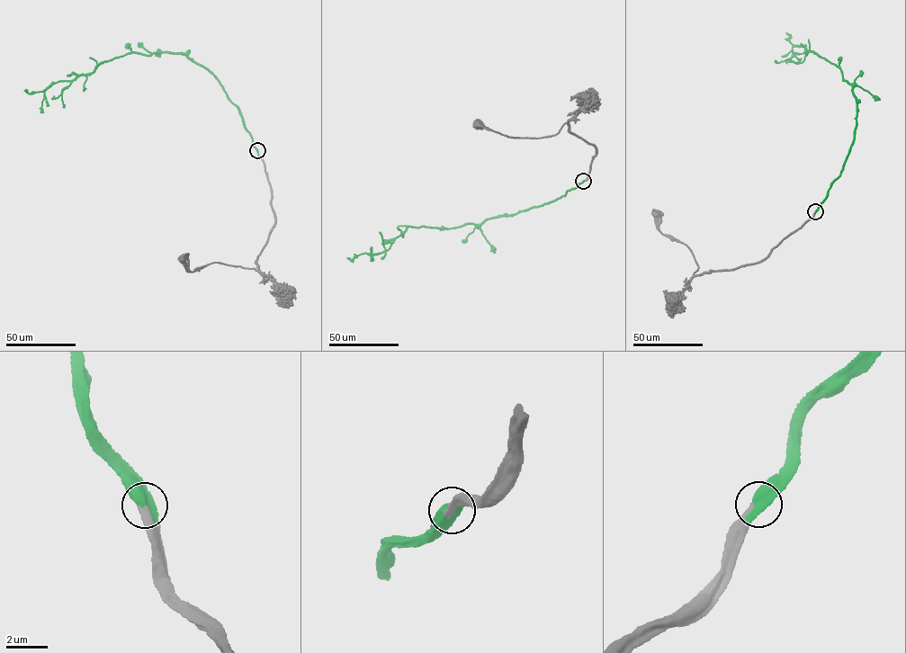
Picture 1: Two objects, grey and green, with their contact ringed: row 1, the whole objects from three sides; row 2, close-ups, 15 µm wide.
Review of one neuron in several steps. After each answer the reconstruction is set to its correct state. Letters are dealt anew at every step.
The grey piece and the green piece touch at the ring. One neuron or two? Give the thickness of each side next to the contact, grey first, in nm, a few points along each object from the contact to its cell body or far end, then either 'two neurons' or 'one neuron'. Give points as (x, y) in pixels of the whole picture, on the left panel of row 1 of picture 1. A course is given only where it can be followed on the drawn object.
400/650 nm | grey via (257, 150), (270, 183), (275, 222), (258, 255), (257, 270), (216, 263), (192, 272), (182, 258) | green via (257, 150), (239, 108), (219, 80), (181, 54), (128, 53), (43, 91), (24, 90) | one neuron

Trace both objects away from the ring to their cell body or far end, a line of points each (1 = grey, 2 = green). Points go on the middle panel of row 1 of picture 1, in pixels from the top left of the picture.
1: (583, 181), (596, 151), (570, 132), (567, 122), (556, 134), (536, 138), (514, 138), (478, 126)
2: (583, 181), (552, 201), (479, 224), (446, 228), (408, 227), (382, 252), (355, 255), (353, 260), (347, 257)

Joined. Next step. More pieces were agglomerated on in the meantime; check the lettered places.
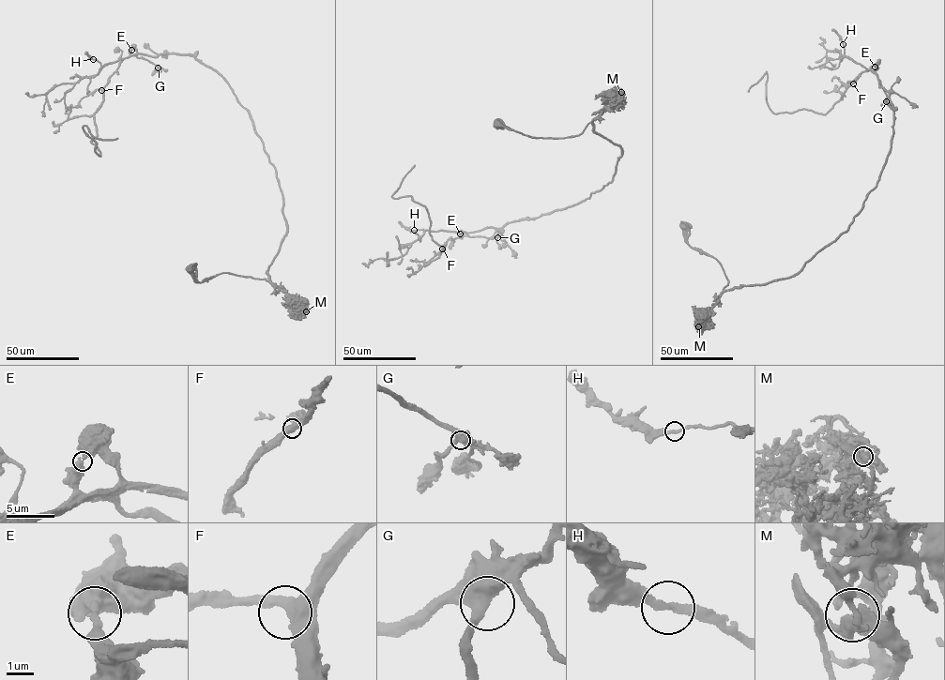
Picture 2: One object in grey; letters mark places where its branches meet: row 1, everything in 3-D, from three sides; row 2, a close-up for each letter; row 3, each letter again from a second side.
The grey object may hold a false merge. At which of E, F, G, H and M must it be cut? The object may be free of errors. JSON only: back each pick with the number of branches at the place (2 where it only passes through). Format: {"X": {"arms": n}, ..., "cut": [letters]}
{"E": {"arms": 2}, "cut": ["E"]}

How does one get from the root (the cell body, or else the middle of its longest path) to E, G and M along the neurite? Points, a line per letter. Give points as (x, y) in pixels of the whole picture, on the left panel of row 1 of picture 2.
E: (190, 268), (200, 282), (226, 272), (268, 280), (286, 232), (281, 192), (224, 78), (192, 56), (131, 50)
G: (190, 268), (200, 282), (268, 280), (282, 197), (224, 78), (192, 56), (131, 50), (158, 68)
M: (190, 268), (200, 282), (226, 272), (266, 279), (281, 287), (290, 297), (303, 301), (306, 311)

